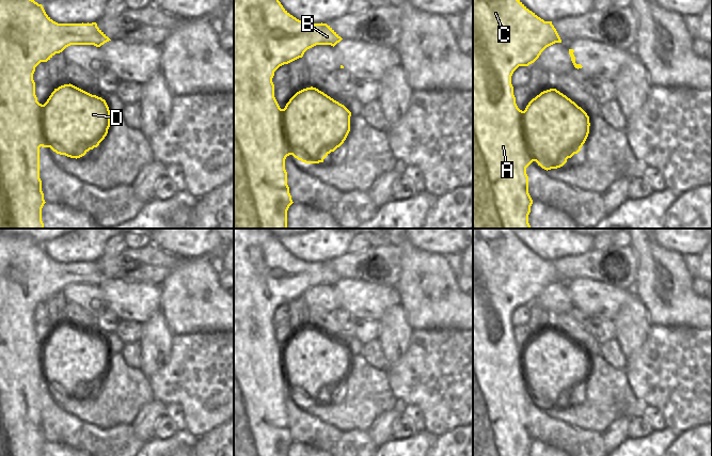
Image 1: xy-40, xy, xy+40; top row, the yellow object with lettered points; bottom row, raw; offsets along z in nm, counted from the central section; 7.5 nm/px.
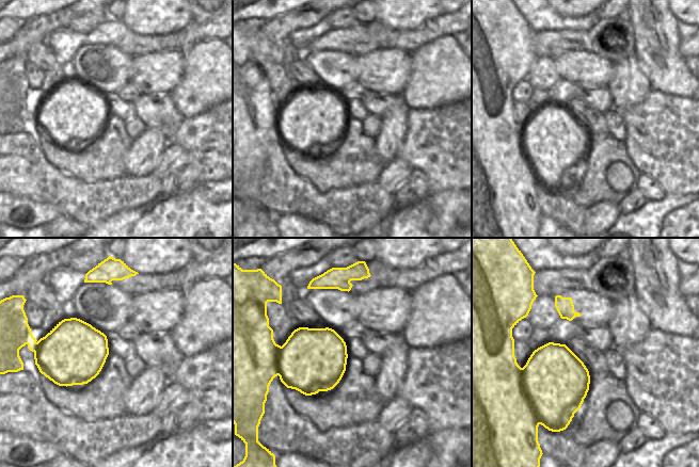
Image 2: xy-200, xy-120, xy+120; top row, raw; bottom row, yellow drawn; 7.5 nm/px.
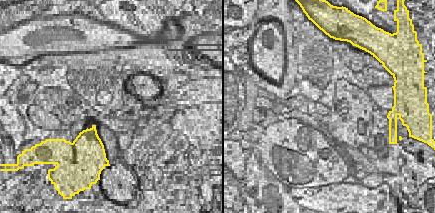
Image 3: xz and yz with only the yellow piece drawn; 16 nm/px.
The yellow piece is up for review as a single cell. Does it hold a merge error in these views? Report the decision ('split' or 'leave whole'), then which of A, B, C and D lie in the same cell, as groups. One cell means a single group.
split | A B C / D

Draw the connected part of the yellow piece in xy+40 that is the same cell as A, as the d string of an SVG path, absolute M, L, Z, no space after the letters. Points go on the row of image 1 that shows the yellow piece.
M473 0L473 229L531 229L528 223L528 215L533 200L528 193L528 176L526 168L536 161L544 170L557 169L563 167L568 158L581 151L585 143L589 128L583 130L574 130L568 128L561 122L555 122L552 125L552 131L543 137L542 146L527 145L521 127L521 116L523 111L516 104L513 95L513 87L511 84L511 76L519 66L528 66L534 63L541 52L549 46L561 43L561 40L552 25L552 21L544 21L535 13L529 11L520 0Z

